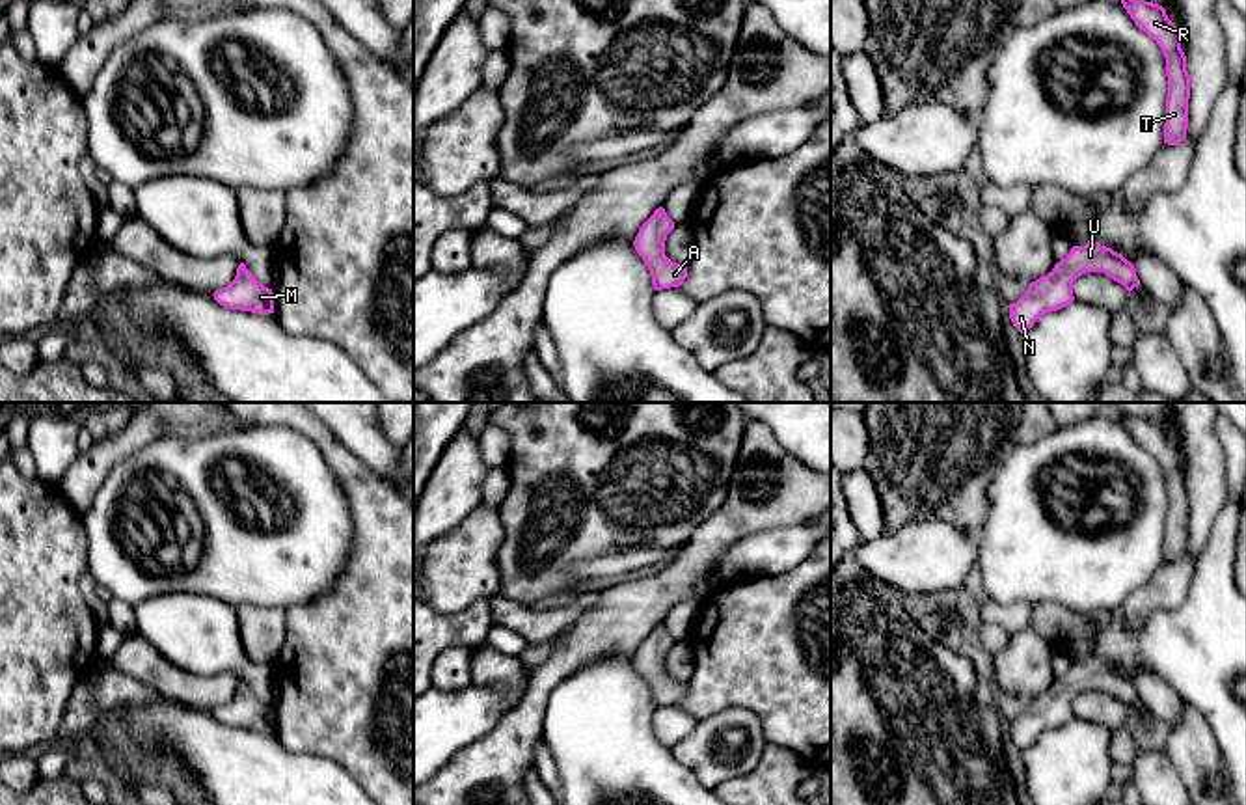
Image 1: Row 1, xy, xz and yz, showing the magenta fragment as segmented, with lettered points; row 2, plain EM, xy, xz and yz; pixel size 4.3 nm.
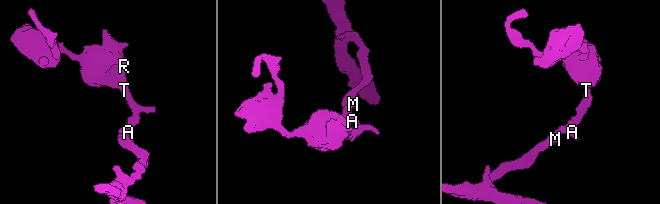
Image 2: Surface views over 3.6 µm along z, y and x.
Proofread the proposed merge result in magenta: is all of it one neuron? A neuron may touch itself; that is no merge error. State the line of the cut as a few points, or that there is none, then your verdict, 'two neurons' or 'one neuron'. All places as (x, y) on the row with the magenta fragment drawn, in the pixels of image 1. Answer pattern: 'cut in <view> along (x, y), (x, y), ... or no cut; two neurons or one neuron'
no cut; one neuron

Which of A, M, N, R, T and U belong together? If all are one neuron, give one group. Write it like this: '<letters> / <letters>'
A M N R T U

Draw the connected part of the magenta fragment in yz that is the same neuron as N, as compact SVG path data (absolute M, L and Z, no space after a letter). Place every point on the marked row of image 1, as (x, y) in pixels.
M1097 242L1073 246L1065 259L1047 276L1032 281L1028 291L1008 306L1013 326L1024 334L1045 313L1069 306L1075 300L1073 281L1086 272L1104 272L1129 293L1140 285L1134 265L1112 248Z

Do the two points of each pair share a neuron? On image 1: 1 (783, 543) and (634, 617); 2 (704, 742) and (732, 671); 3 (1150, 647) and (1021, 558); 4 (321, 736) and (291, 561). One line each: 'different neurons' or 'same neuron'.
1: different neurons
2: different neurons
3: different neurons
4: different neurons

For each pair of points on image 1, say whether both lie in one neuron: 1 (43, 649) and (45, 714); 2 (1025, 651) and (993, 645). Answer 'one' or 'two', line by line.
1: one
2: two

